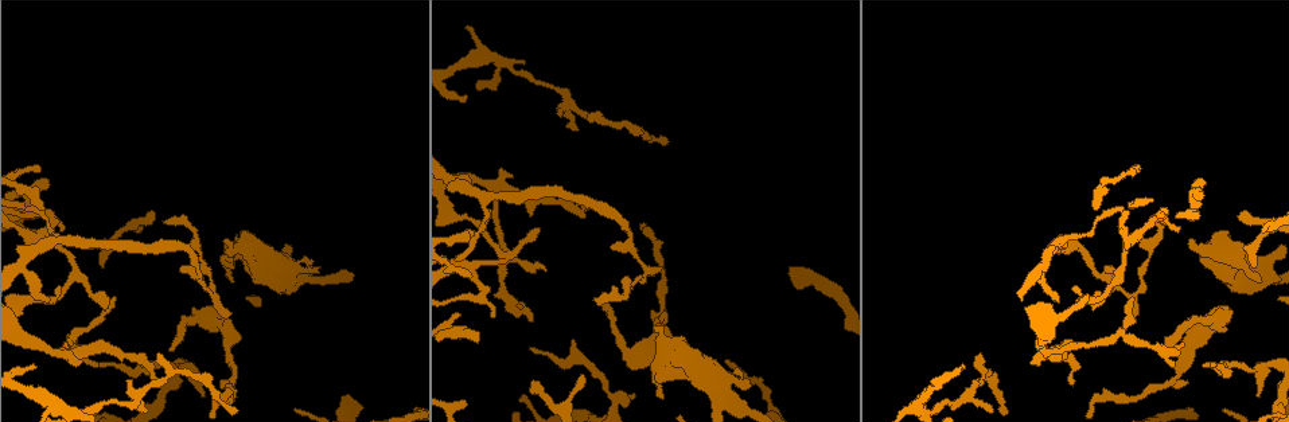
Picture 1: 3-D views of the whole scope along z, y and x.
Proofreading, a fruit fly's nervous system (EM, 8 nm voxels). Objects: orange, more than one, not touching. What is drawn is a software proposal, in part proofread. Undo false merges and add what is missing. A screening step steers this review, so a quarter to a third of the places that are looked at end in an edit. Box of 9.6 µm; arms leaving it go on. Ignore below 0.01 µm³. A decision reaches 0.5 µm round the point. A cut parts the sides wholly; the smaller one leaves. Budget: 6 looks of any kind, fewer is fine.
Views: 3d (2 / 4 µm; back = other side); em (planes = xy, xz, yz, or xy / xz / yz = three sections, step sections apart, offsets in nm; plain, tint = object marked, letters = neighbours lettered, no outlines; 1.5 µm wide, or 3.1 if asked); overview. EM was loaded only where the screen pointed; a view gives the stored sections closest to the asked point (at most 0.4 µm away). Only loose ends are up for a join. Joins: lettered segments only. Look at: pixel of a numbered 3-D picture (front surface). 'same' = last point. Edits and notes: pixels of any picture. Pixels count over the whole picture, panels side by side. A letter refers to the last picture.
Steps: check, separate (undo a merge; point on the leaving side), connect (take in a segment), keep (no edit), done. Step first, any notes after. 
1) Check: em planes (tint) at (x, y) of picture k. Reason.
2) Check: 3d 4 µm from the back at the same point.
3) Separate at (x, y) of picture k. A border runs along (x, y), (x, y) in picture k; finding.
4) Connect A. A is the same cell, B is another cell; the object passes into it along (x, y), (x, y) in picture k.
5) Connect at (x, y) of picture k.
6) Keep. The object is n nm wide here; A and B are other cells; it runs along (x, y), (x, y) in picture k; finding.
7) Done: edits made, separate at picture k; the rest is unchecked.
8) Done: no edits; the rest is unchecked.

Check: 3d 4 µm from the back at (1133, 313) of picture 1. Branch stops here.

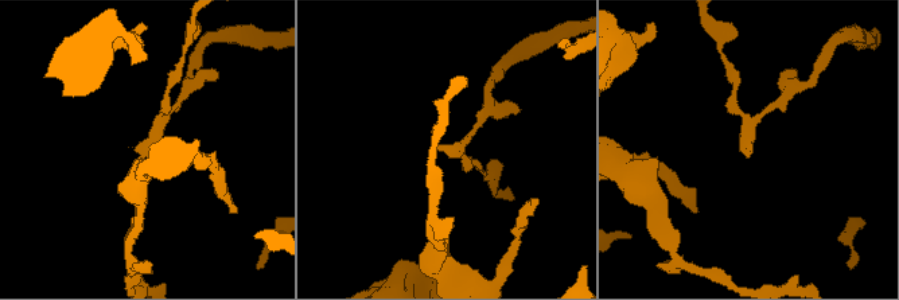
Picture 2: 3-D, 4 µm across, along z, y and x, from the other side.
Check: em planes (plain) at (135, 149) of picture 2.

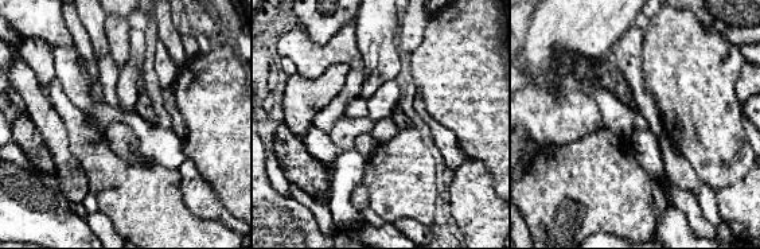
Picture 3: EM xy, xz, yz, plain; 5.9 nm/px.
Check: em planes (letters) at the same point. See the neighbours.

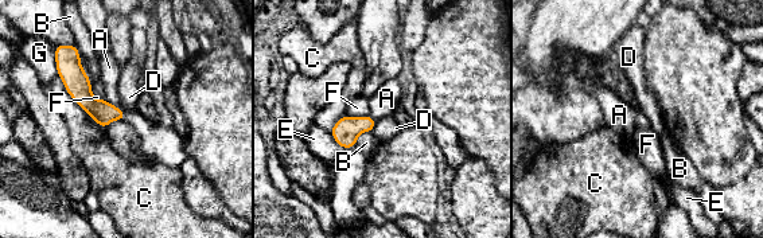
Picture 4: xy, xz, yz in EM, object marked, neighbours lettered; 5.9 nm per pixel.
Keep. A, B, C, D, E, F and G are other cells; it runs along (73, 57), (80, 92), (121, 117) in picture 4; none of them fits.

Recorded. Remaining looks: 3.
Check: 3d 2 µm at (664, 397) of picture 1. Free end.

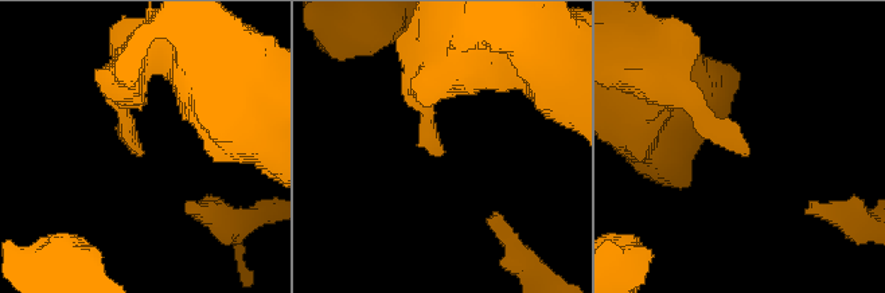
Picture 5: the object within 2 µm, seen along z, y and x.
Check: em planes (letters) at (441, 149) of picture 5.

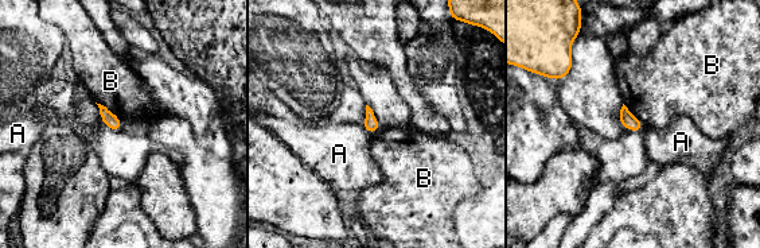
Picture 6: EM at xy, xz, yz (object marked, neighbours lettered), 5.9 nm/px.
Keep. The longest contact is with B, 190 nm; A and B are other cells; none of them fits.

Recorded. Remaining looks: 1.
Check: em planes (letters) at (205, 397) of picture 1. Tapers out.

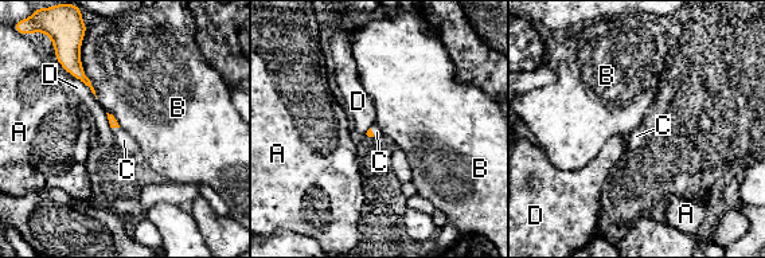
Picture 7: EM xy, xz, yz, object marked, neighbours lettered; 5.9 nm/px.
Connect C. The longest contact is with B, 320 nm; C is the same cell, A, B and D are other cells; the object passes into it along (113, 122), (114, 126), (124, 140) in picture 7; the cell continues.

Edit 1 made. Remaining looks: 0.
Done: edits made, connect at picture 7; the rest is unchecked.

